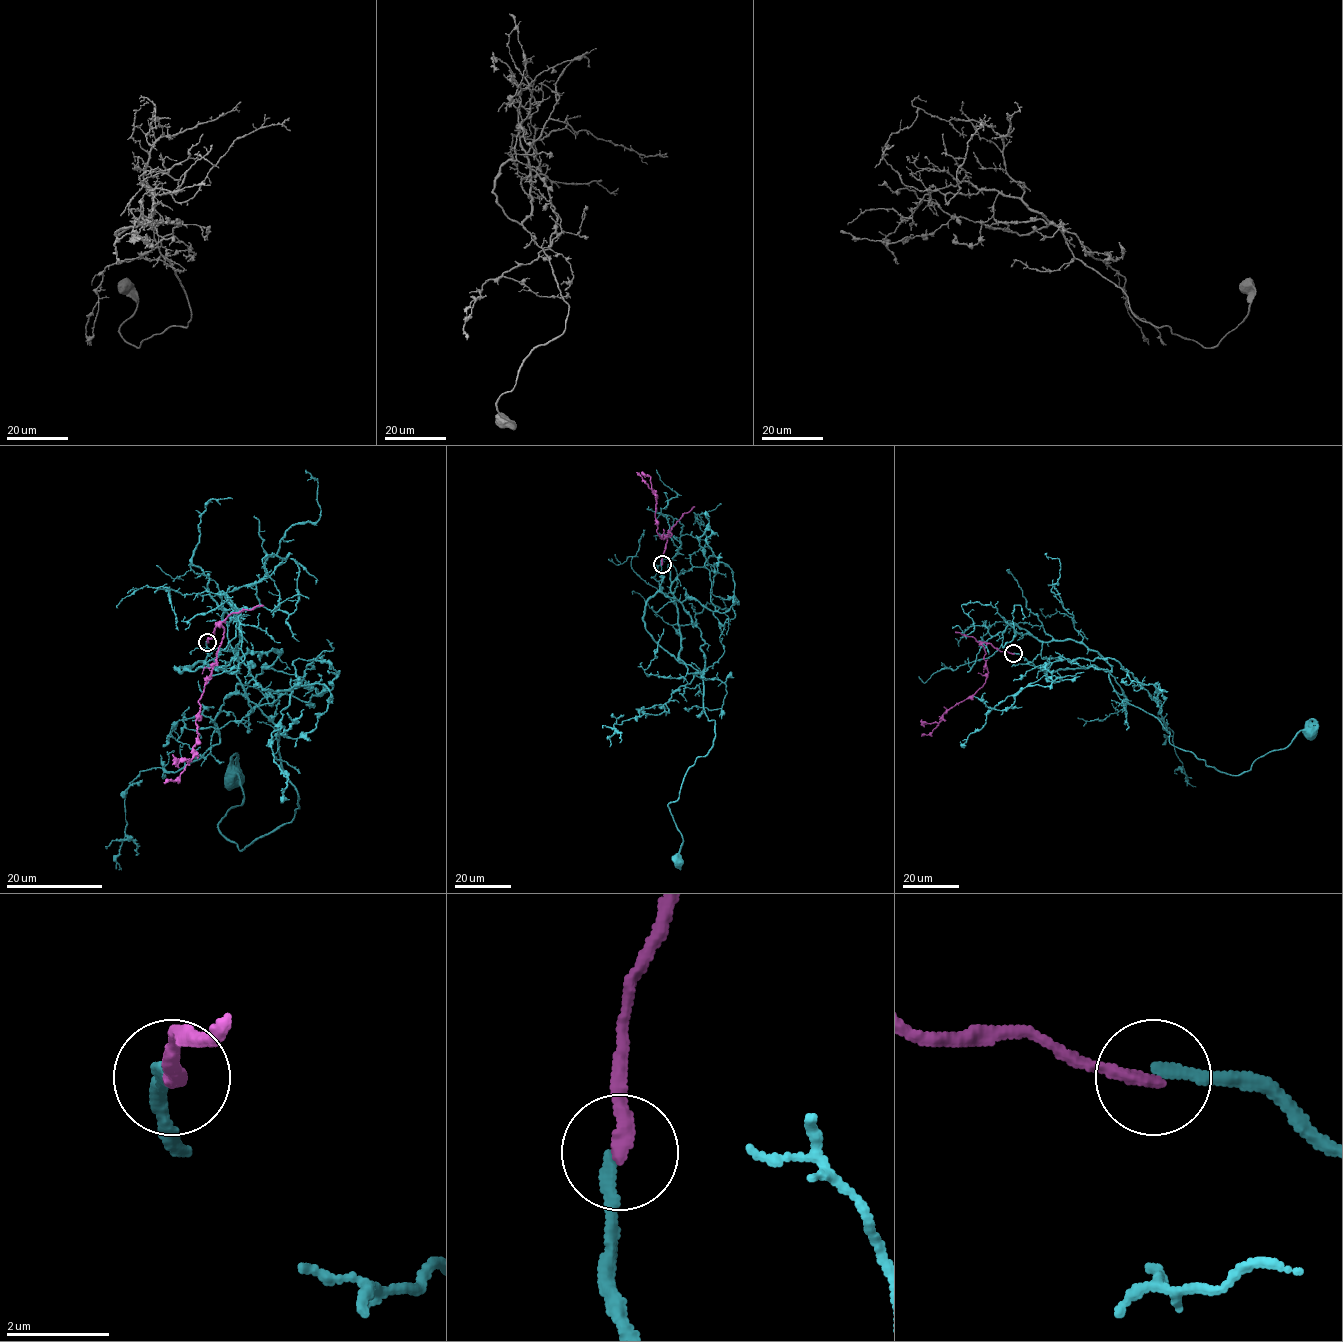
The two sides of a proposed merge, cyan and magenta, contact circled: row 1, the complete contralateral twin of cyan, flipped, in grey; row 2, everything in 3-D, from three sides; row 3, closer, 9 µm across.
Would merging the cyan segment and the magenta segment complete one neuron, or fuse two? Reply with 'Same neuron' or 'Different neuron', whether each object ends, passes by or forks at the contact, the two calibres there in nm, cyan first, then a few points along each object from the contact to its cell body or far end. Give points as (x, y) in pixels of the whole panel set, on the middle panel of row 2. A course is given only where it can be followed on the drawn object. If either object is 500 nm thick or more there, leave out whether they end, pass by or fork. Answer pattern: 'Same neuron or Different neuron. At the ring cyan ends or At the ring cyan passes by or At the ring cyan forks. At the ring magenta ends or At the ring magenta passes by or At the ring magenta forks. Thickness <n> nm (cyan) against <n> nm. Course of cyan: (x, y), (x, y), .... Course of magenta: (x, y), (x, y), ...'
Different neuron. At the ring cyan ends. At the ring magenta ends. Thickness 220 nm (cyan) against 280 nm. Course of cyan: (661, 565), (645, 630), (700, 672), (715, 734), (669, 804), (683, 842), (676, 859). Course of magenta: (662, 565), (667, 537), (671, 534), (662, 538), (657, 532), (656, 497), (636, 472)

